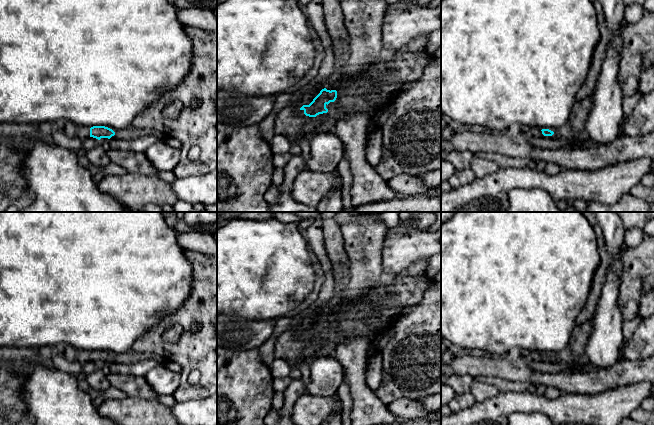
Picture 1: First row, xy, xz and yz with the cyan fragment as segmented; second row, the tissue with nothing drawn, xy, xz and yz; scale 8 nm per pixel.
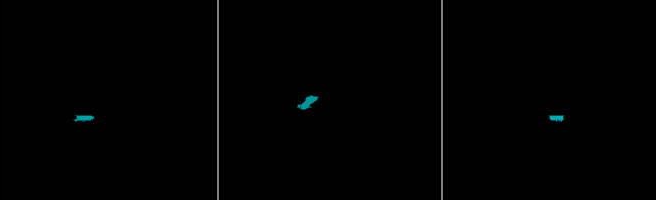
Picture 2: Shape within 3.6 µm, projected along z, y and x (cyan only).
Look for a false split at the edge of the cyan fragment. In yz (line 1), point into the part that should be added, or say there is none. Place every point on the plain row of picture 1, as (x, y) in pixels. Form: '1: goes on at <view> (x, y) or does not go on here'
1: does not go on here

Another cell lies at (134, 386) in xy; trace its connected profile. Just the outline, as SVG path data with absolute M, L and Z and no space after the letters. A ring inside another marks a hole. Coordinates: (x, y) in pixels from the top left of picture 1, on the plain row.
M129 374L107 375L110 386L124 391L129 397L140 397L142 399L158 400L159 395L152 390L144 376L131 376Z

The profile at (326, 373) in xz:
M316 357L310 363L311 381L306 388L306 393L331 397L337 393L343 377L344 368L335 357Z

